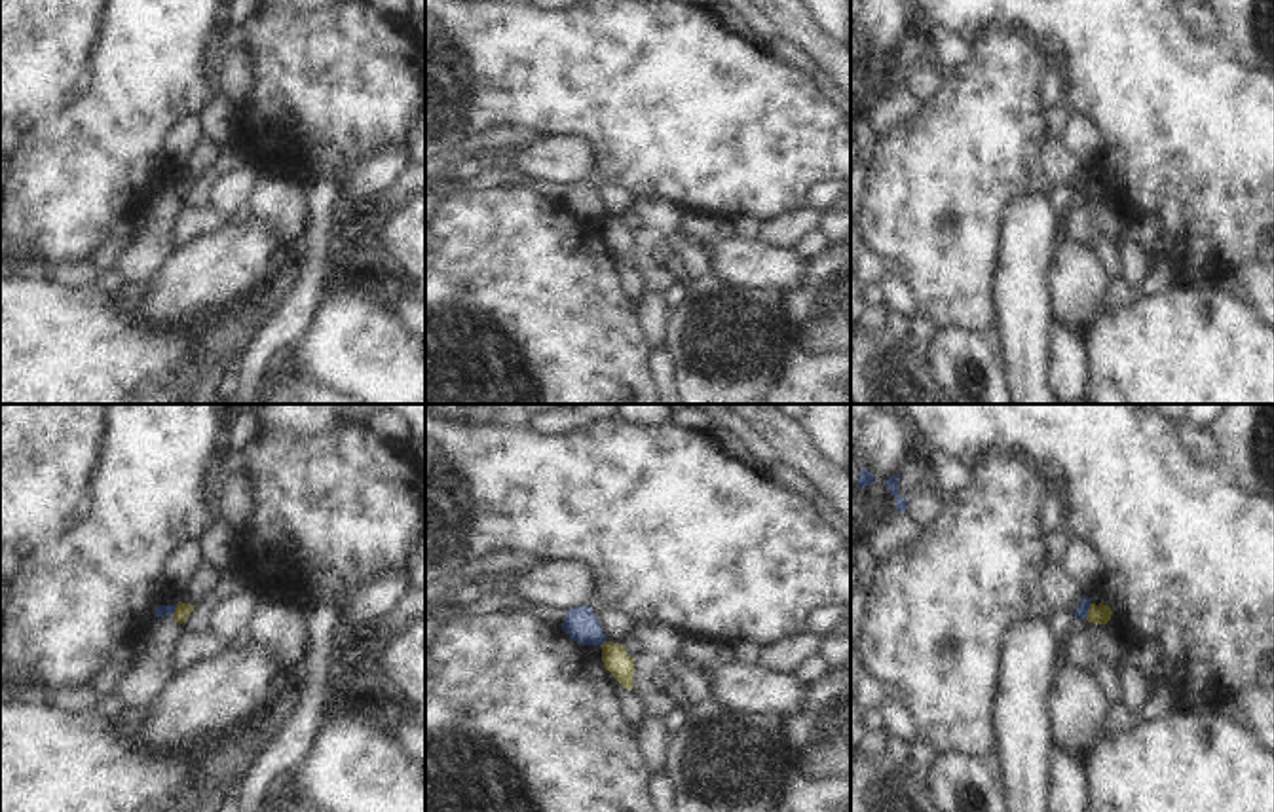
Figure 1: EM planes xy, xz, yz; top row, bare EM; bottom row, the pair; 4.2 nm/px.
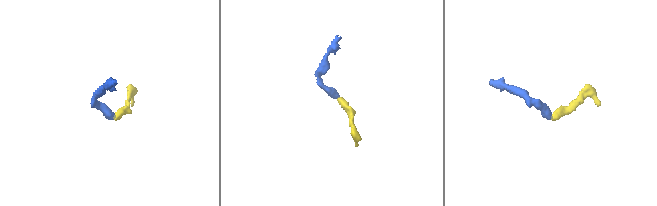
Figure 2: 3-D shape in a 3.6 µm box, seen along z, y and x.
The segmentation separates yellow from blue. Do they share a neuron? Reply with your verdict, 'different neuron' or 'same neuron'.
different neuron

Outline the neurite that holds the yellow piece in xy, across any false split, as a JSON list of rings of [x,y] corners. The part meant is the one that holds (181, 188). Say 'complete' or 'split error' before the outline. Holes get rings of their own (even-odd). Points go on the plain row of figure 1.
split error; [[[178,176],[171,192],[159,192],[152,197],[148,224],[122,247],[112,266],[123,285],[141,285],[175,249],[165,228],[194,182]]]

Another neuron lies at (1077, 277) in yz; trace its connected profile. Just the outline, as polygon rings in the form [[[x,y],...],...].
[[[1061,237],[1046,277],[1056,321],[1067,321],[1084,332],[1090,330],[1105,311],[1103,300],[1113,279],[1097,250],[1077,239]]]

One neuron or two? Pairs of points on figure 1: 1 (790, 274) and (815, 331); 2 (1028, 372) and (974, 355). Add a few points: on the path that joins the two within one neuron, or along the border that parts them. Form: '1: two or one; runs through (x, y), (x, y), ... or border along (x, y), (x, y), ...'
1: two; border along (807, 260), (804, 277), (783, 295)
2: two; border along (1003, 365), (1011, 384)

